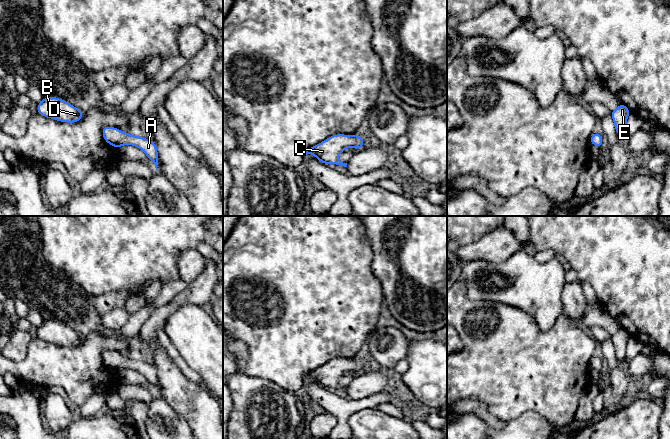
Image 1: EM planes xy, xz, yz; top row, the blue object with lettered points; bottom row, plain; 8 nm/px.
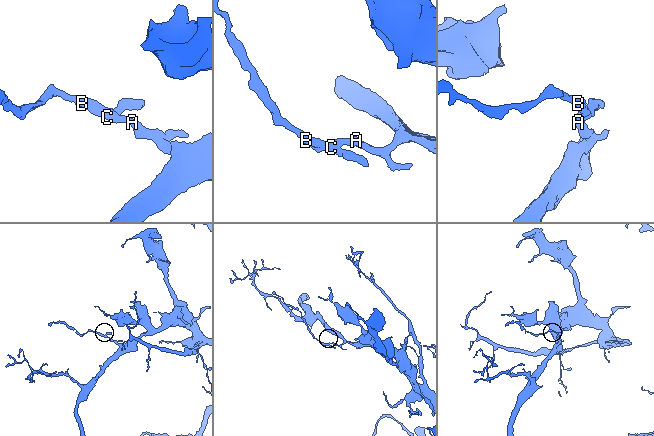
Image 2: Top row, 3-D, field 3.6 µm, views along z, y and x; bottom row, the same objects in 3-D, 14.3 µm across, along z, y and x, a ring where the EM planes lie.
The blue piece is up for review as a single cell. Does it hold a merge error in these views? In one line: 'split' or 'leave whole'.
leave whole

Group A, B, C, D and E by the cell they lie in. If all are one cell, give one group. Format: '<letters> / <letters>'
A B C D E

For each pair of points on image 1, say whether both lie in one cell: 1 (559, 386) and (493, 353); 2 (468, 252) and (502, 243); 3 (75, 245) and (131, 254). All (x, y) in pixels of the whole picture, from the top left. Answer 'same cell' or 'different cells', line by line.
1: same cell
2: same cell
3: same cell

